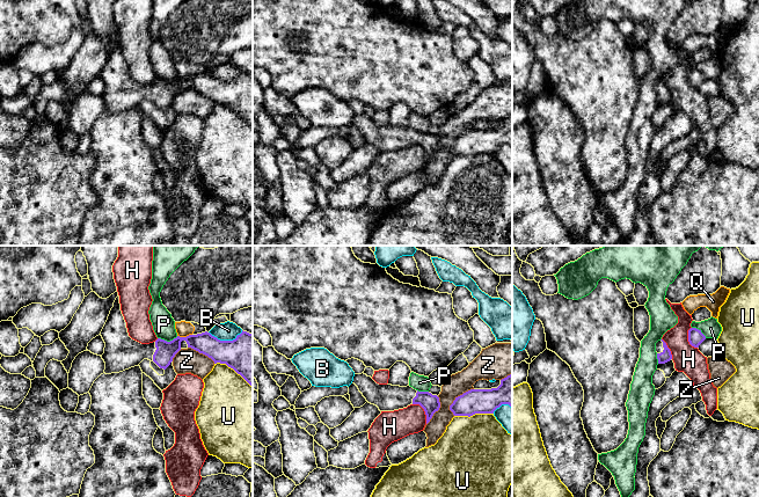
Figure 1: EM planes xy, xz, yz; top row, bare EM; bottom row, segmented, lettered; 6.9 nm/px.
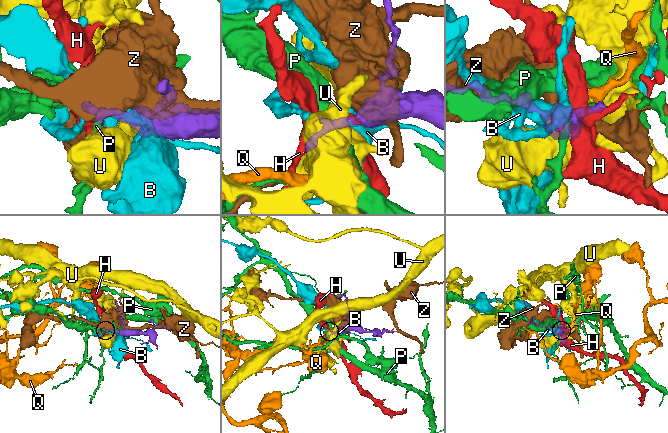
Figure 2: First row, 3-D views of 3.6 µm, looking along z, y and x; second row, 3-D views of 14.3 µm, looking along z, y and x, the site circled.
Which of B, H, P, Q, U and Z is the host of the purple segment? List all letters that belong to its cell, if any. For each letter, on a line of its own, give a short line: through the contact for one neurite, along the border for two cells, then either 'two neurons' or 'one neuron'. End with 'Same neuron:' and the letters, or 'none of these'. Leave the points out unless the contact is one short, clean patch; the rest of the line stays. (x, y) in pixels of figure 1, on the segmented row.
B: two neurons
H: two neurons
P: two neurons
Q: two neurons
U: two neurons
Z: two neurons
Same neuron: none of these

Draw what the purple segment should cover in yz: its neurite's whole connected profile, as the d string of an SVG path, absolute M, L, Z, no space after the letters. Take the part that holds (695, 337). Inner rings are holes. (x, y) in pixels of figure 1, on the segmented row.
M691 328L688 330L688 342L692 346L699 348L699 345L706 339L706 336L701 332L701 330L696 328Z

